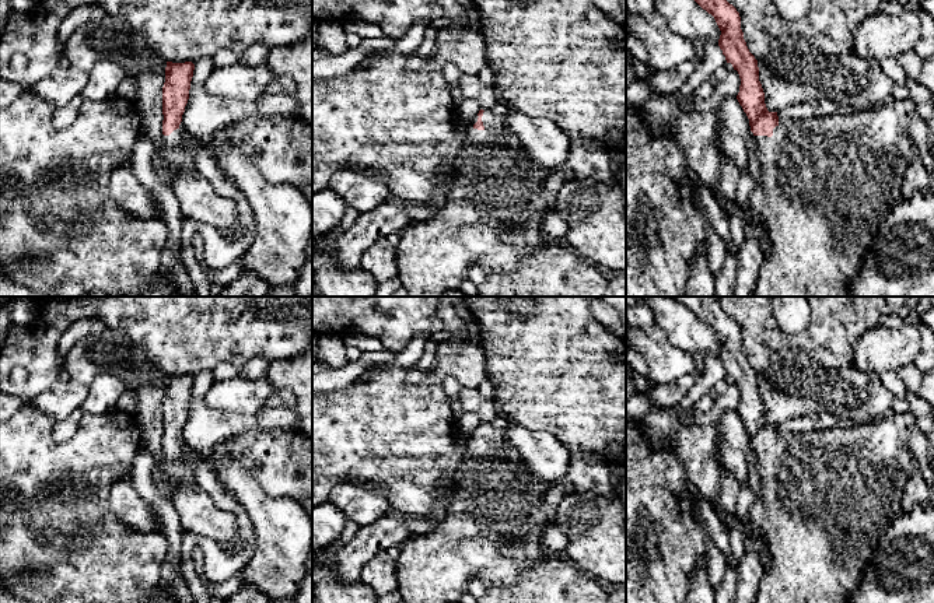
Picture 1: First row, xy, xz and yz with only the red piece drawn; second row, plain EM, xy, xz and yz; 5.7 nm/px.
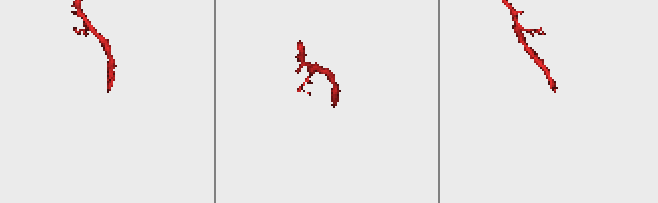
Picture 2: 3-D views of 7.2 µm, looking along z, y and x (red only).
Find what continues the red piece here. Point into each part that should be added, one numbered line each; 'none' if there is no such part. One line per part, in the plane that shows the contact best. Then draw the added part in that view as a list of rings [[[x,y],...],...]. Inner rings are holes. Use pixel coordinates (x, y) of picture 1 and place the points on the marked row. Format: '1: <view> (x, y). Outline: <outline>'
1: xz (493, 214). Outline: [[[485,111],[482,122],[485,129],[478,130],[473,125],[478,122],[478,115],[469,122],[469,129],[465,136],[465,143],[459,148],[458,157],[455,159],[455,179],[447,192],[445,203],[435,210],[435,214],[426,221],[414,221],[403,228],[402,238],[396,246],[396,264],[398,264],[398,277],[402,281],[402,288],[407,291],[409,297],[444,297],[449,290],[458,290],[463,280],[468,278],[468,273],[472,266],[479,266],[486,276],[494,273],[513,271],[527,256],[532,255],[548,246],[552,239],[543,232],[543,220],[548,213],[555,211],[555,204],[552,204],[546,196],[546,180],[549,179],[549,171],[543,169],[535,161],[532,161],[525,151],[521,148],[521,144],[515,136],[508,134],[504,130],[503,118],[493,113],[492,111]]]

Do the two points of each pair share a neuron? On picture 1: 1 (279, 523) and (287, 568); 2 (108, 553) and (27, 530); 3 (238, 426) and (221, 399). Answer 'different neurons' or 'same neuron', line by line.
1: same neuron
2: same neuron
3: different neurons

